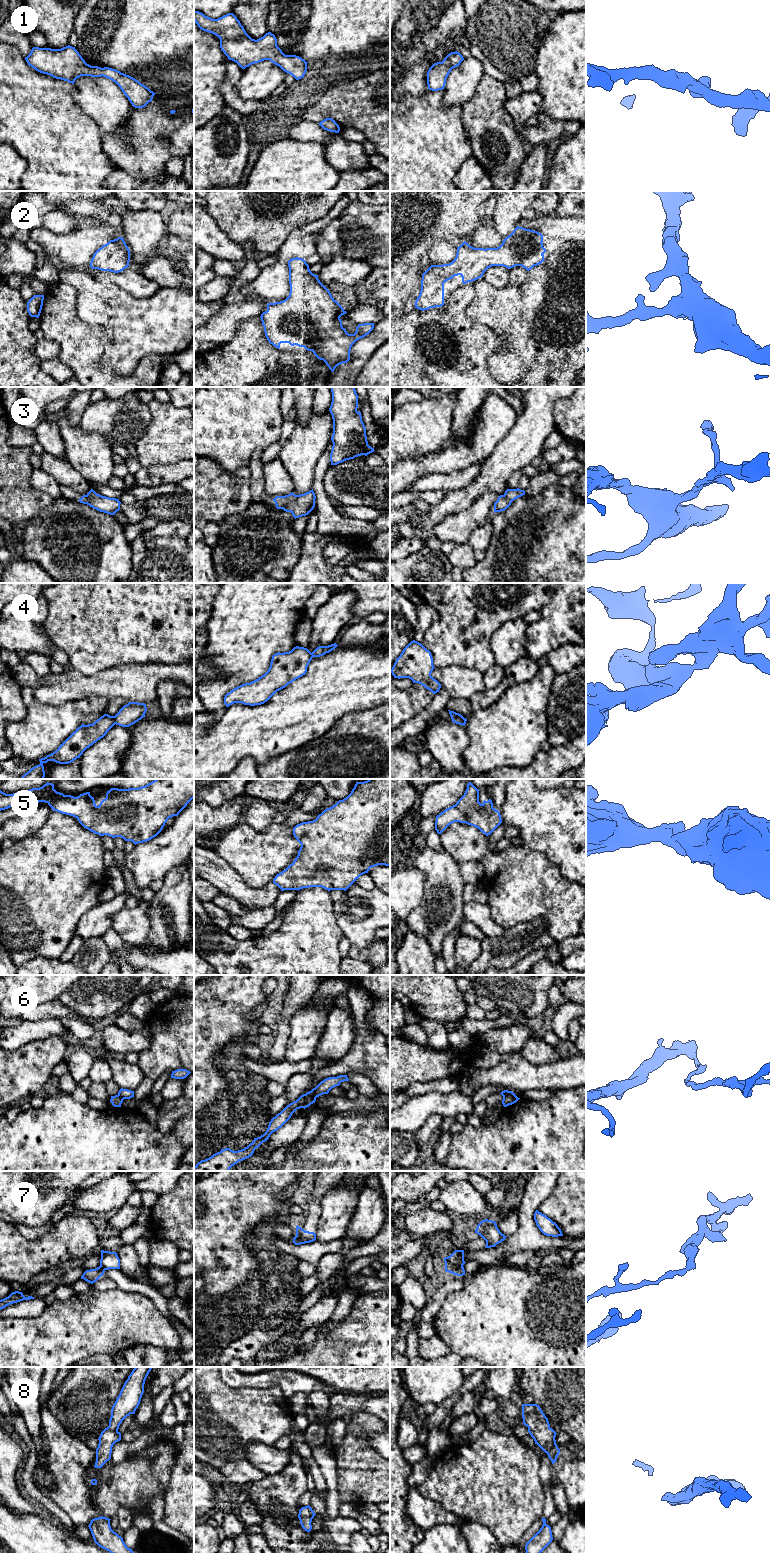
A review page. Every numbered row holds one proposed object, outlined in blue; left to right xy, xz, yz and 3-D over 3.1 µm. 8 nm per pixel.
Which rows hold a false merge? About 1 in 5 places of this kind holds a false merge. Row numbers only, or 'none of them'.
4, 6, 7

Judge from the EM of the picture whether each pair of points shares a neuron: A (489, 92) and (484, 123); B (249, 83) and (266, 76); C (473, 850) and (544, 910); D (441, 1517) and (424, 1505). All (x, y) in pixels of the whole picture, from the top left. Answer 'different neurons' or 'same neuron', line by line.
A: same neuron
B: same neuron
C: same neuron
D: same neuron

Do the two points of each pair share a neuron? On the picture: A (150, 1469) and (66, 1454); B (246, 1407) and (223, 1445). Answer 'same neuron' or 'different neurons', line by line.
A: same neuron
B: same neuron

